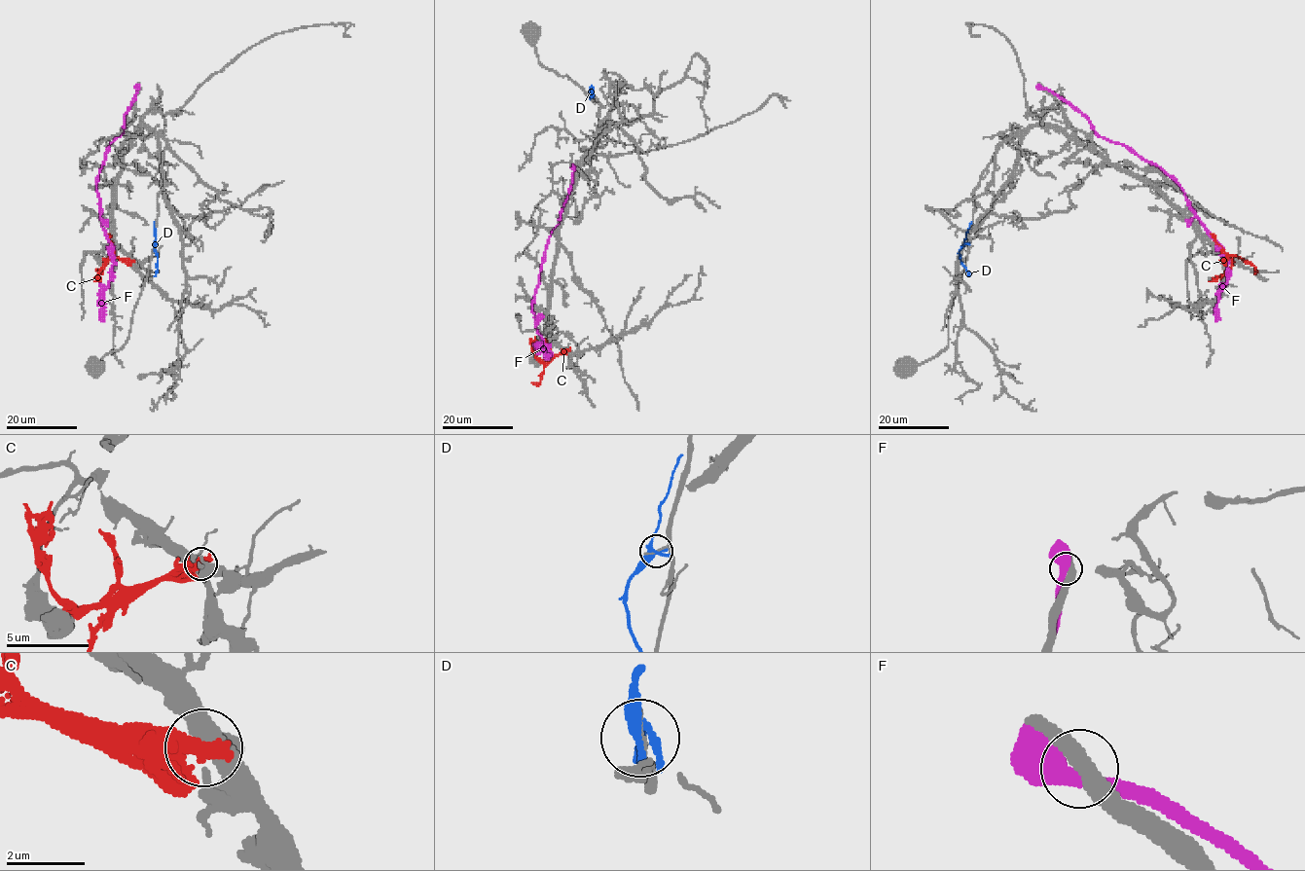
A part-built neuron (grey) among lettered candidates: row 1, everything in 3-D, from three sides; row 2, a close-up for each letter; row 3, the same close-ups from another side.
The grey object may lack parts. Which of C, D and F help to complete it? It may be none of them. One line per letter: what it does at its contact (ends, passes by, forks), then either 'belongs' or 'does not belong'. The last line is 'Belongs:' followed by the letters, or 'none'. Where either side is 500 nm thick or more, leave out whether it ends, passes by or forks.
C: it passes by; does not belong
D: it forks there; does not belong
F: it passes by; belongs
Belongs: F

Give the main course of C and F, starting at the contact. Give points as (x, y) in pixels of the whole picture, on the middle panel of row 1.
C: (566, 350), (539, 360), (529, 338)
F: (574, 170), (560, 223), (549, 237), (532, 308), (535, 326), (549, 353), (547, 355), (535, 345), (539, 344)

